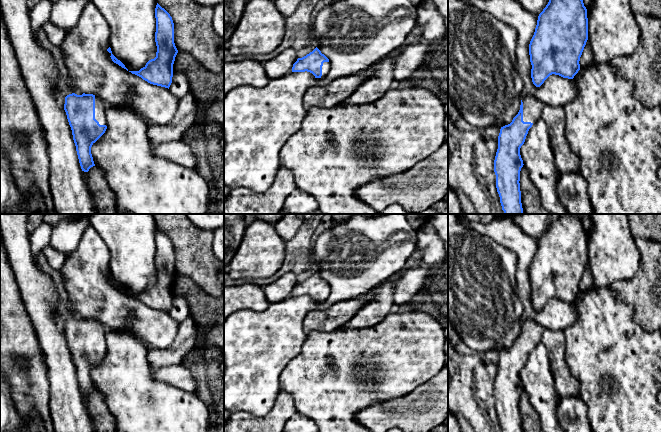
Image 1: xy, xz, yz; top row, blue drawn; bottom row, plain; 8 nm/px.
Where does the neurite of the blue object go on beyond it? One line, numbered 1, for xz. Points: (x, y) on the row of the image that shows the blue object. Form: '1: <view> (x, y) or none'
1: xz (326, 65)

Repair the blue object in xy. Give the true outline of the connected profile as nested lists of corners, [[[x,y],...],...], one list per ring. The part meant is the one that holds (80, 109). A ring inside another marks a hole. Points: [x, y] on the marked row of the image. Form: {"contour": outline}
{"contour": [[[69,94],[65,97],[64,110],[72,130],[73,140],[82,171],[95,166],[92,145],[105,133],[106,103],[93,94]]]}

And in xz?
{"contour": [[[316,47],[312,52],[298,58],[293,64],[292,72],[310,72],[315,78],[325,77],[330,70],[329,59]]]}

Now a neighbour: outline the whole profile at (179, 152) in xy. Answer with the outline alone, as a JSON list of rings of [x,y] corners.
[[[171,141],[157,145],[153,149],[154,155],[187,168],[195,168],[197,160],[190,146],[182,141]]]

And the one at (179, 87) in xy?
[[[173,64],[173,77],[169,91],[178,99],[183,98],[189,91],[189,81],[187,76],[180,70],[177,70]]]

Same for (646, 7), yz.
[[[630,0],[634,14],[643,14],[661,18],[661,0]]]

